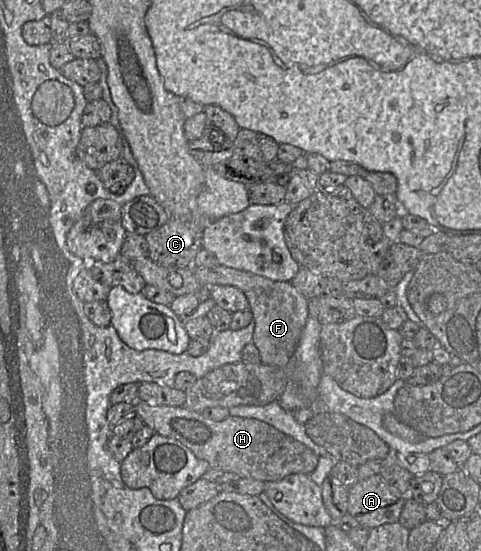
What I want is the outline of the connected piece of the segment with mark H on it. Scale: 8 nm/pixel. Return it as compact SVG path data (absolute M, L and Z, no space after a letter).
M142 400L134 403L135 413L144 425L154 433L176 439L187 447L199 459L209 463L210 468L234 473L239 478L250 478L261 482L274 482L292 474L311 475L318 464L318 457L308 447L273 426L253 418L228 416L222 421L213 421L200 412L189 410L185 406L159 406Z

